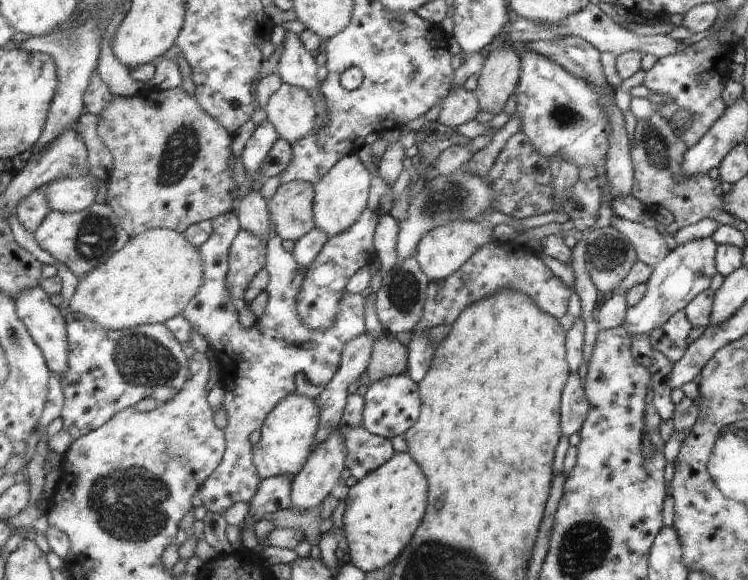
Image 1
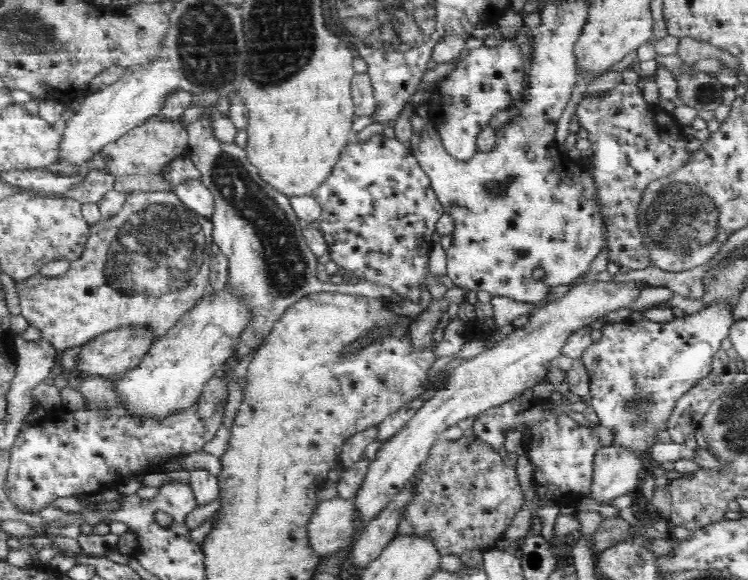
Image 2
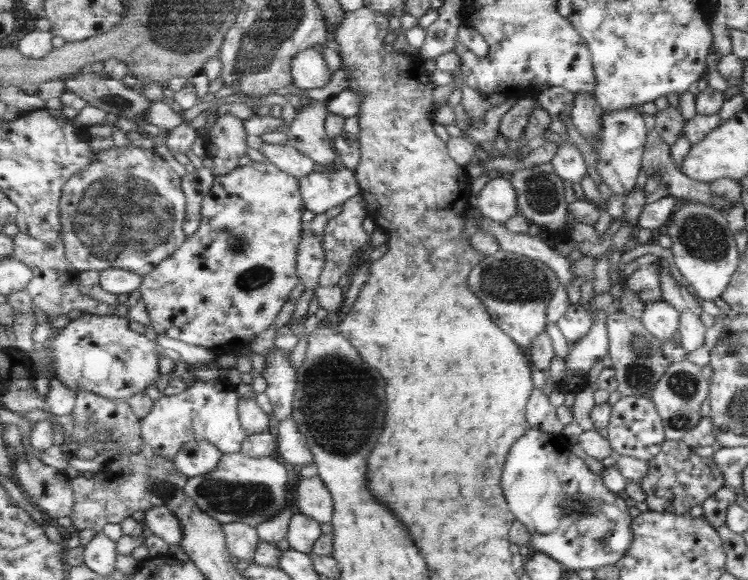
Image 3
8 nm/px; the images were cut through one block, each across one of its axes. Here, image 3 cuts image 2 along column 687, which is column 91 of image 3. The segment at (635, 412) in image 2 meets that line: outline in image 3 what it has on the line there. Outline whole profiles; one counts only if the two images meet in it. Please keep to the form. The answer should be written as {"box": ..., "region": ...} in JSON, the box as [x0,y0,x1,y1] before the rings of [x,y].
{"box":[46,313,165,403],"region":[[[91,313],[74,315],[71,324],[56,331],[46,344],[49,357],[53,360],[53,367],[57,370],[58,380],[65,382],[65,386],[69,386],[76,394],[95,392],[109,400],[123,400],[127,403],[135,394],[141,394],[149,386],[153,386],[161,376],[161,357],[165,348],[155,339],[147,338],[145,333],[139,334],[131,330],[131,322],[128,317],[116,315],[92,315]]]}

